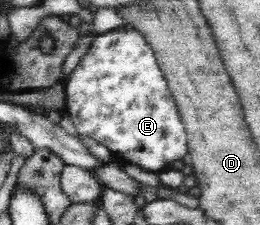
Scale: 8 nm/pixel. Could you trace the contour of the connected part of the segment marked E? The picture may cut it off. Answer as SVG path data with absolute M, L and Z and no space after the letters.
M133 26L97 34L89 53L68 75L65 86L65 113L73 121L78 135L87 135L109 148L114 157L158 174L183 163L188 154L188 135L177 104L158 66L156 55L144 35Z

